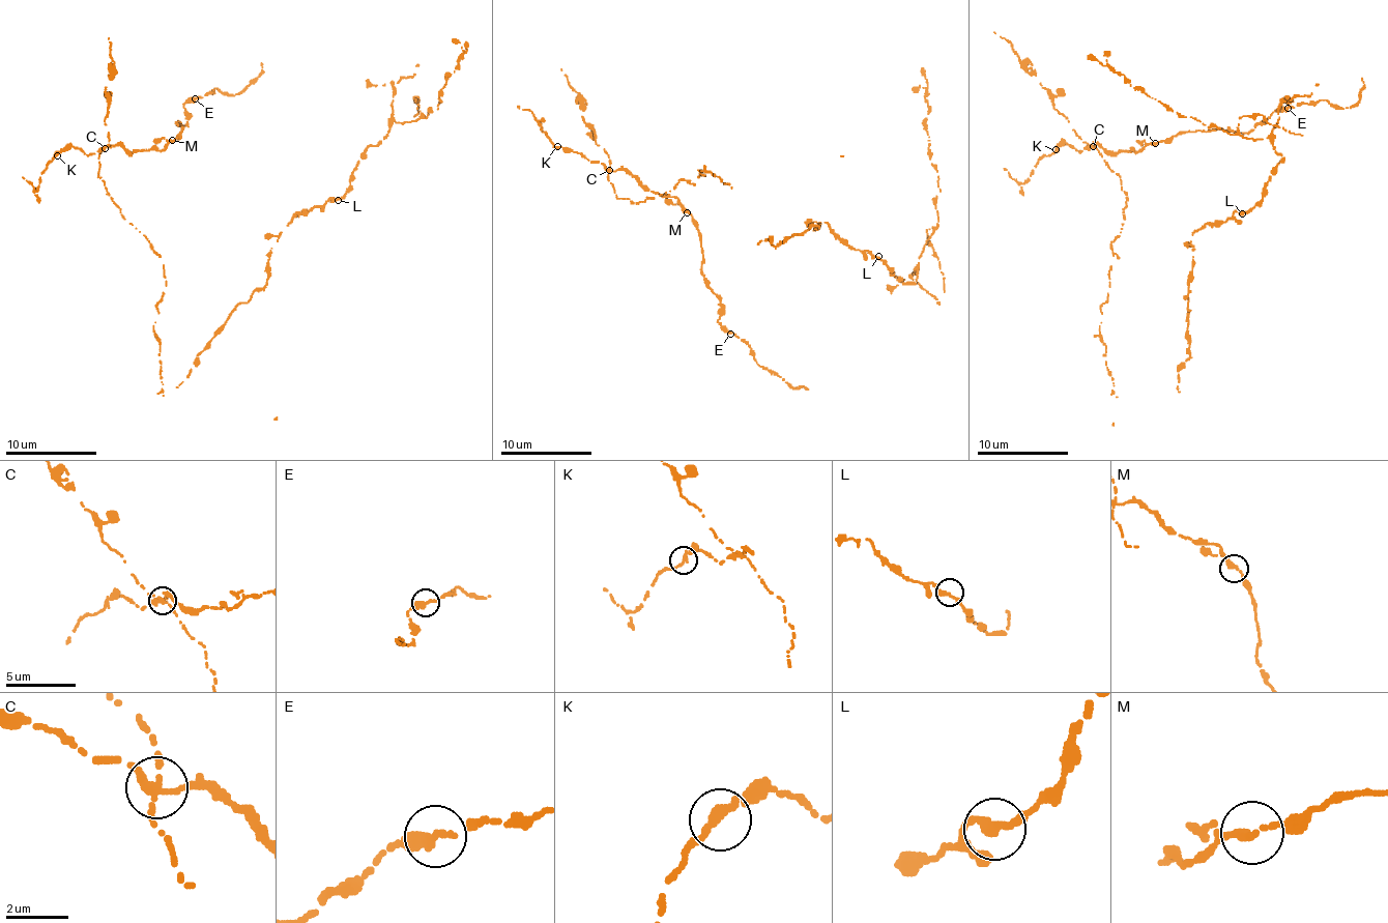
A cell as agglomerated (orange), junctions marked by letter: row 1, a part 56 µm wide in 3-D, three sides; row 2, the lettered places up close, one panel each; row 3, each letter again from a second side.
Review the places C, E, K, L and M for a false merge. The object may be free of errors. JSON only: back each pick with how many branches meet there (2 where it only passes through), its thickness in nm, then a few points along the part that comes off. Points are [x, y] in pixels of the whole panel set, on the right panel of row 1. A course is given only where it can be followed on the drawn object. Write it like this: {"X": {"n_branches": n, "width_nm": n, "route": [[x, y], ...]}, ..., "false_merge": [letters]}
{"C": {"n_branches": 2, "width_nm": 280, "route": [[1093, 147], [1118, 174], [1125, 193], [1099, 336], [1118, 397]]}, "false_merge": ["C"]}

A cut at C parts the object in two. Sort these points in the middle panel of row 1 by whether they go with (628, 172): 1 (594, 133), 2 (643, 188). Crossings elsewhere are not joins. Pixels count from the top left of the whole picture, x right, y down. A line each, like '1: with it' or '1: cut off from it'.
1: cut off from it
2: with it

